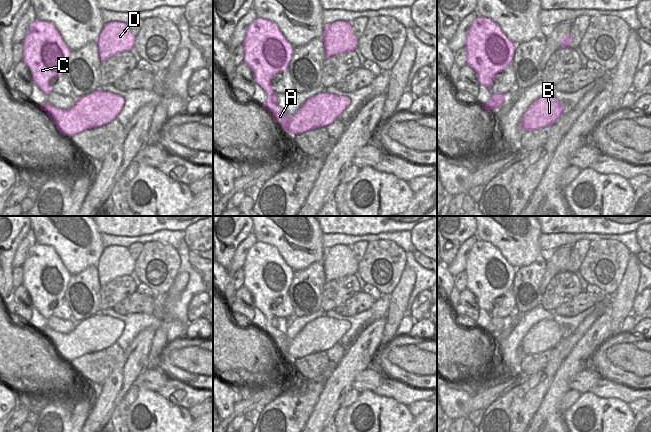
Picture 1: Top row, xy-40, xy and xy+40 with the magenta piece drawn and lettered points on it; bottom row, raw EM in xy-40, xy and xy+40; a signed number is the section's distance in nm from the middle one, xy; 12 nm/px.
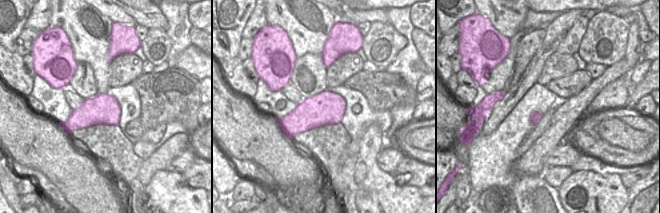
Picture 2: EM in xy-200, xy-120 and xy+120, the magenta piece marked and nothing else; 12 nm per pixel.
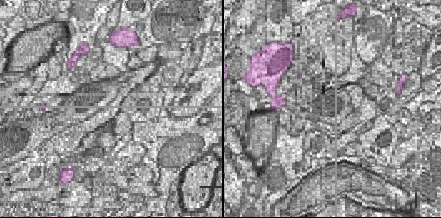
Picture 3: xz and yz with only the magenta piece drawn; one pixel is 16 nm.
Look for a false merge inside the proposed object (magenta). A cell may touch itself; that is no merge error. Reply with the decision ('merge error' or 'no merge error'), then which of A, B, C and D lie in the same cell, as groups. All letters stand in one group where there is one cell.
merge error; groups A B / C D

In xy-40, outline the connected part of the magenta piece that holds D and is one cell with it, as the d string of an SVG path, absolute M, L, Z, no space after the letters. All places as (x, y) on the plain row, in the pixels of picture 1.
M110 245L104 248L97 263L98 279L103 286L117 277L129 276L134 271L133 260L127 247Z

